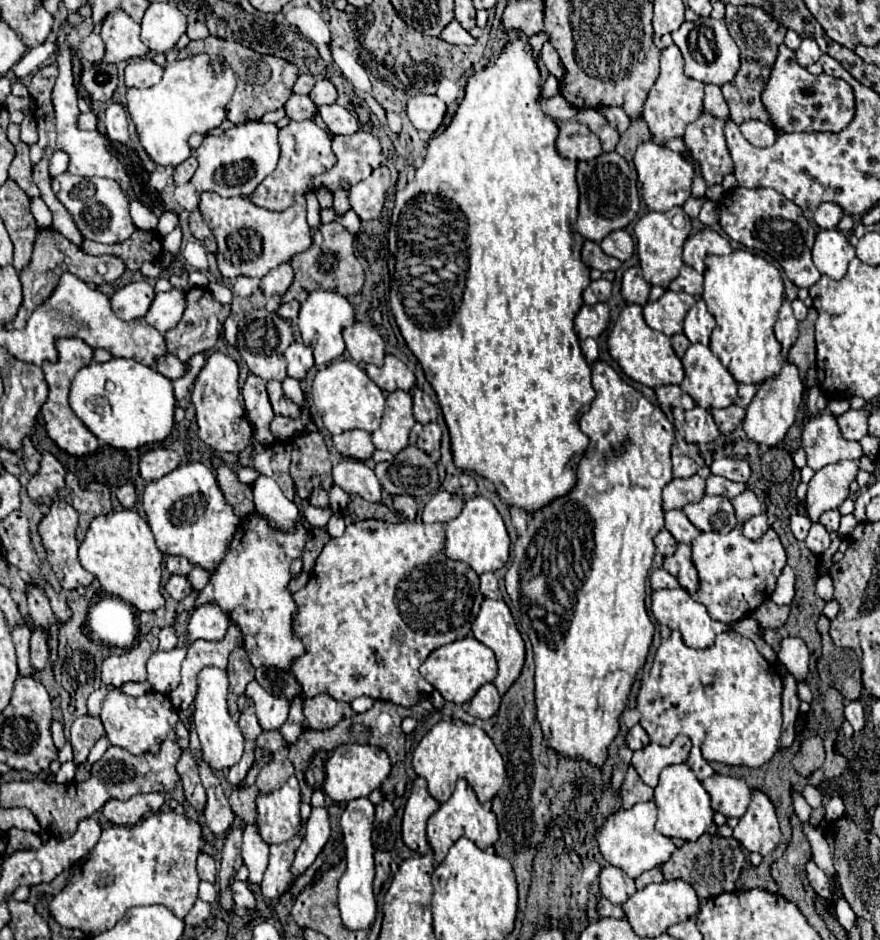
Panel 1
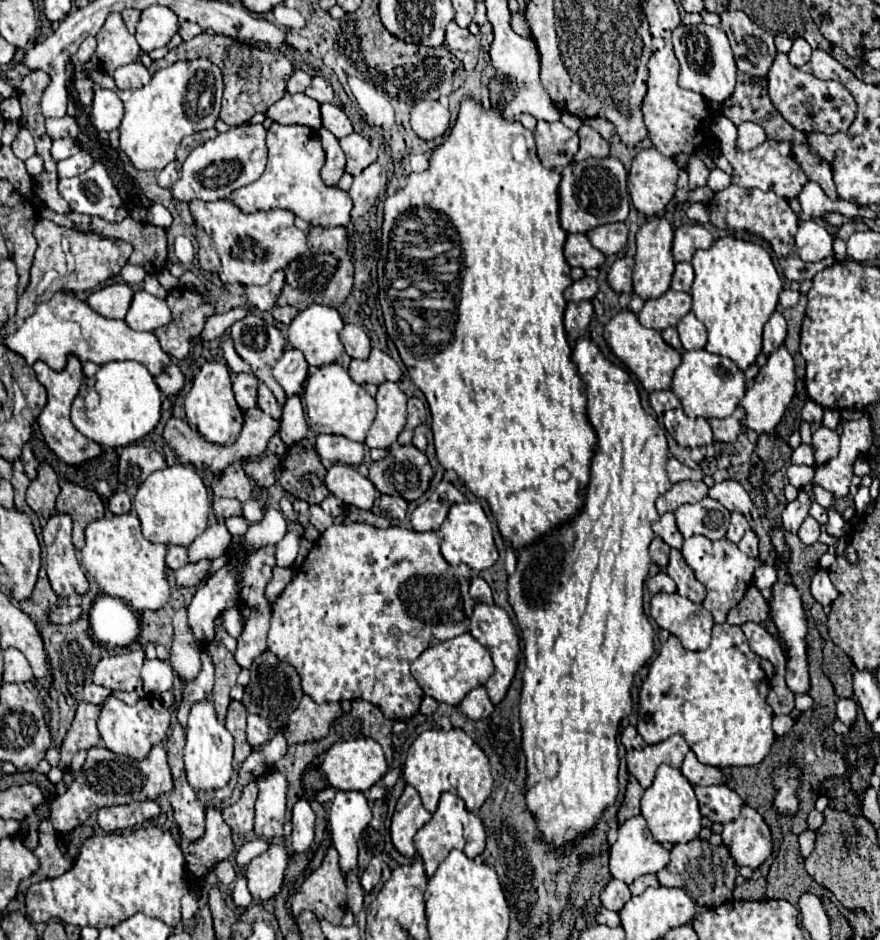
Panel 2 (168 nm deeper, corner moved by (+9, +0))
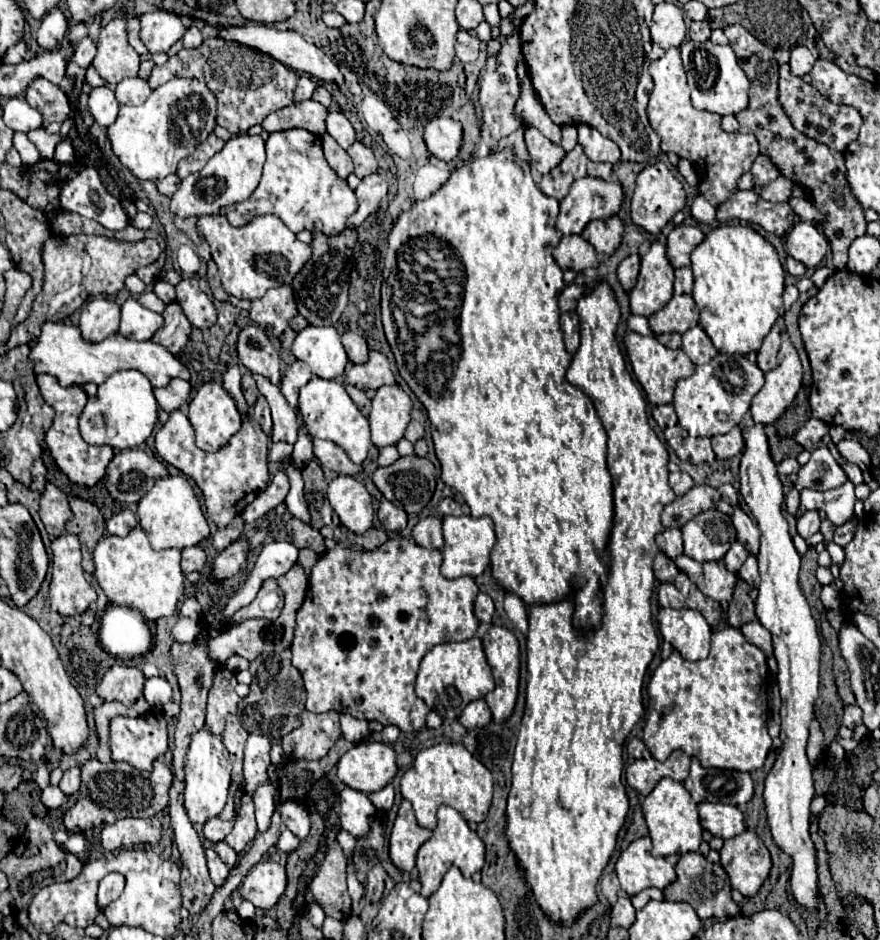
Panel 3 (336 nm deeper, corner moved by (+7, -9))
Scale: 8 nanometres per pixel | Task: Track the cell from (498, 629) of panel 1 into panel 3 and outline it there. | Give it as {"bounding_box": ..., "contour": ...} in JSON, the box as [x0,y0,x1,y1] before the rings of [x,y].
{"bounding_box":[482,627,520,723],"contour":[[[490,627],[482,639],[488,665],[496,681],[496,689],[484,699],[492,711],[494,723],[504,723],[516,705],[518,681],[520,681],[520,649],[516,637],[506,627]]]}

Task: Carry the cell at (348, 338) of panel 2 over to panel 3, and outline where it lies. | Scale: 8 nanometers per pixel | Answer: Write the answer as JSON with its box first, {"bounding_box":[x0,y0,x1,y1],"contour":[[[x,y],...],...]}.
{"bounding_box":[342,331,368,363],"contour":[[[344,331],[342,333],[342,345],[348,353],[348,359],[352,363],[364,363],[368,361],[368,345],[364,341],[364,337],[352,333],[352,331]]]}

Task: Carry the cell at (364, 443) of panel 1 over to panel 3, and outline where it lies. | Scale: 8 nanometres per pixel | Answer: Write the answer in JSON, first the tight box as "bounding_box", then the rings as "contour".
{"bounding_box":[312,439,364,475],"contour":[[[312,439],[312,445],[314,445],[314,455],[324,469],[344,475],[358,475],[364,469],[364,465],[352,465],[352,461],[348,461],[348,455],[338,445],[332,445],[332,441]]]}

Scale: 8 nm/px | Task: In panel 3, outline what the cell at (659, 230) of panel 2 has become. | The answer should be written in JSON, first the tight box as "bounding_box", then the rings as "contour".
{"bounding_box":[630,241,674,317],"contour":[[[656,241],[642,257],[636,287],[630,291],[630,309],[634,315],[650,317],[672,299],[674,267],[666,259],[666,245]]]}

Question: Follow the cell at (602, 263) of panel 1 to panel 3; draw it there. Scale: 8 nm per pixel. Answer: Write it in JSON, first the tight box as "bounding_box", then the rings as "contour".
{"bounding_box":[554,235,598,271],"contour":[[[568,235],[562,237],[558,247],[554,249],[554,259],[560,269],[574,269],[574,271],[584,271],[592,269],[598,265],[596,251],[594,247],[584,241],[580,235]]]}

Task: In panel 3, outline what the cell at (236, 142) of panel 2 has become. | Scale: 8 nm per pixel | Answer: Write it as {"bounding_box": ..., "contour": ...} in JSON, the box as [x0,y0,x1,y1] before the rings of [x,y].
{"bounding_box":[170,133,266,217],"contour":[[[248,133],[234,135],[222,151],[218,151],[214,157],[208,159],[208,163],[202,171],[192,173],[186,179],[182,179],[180,189],[172,195],[170,211],[176,217],[216,215],[222,207],[248,199],[262,177],[264,161],[266,161],[264,139],[260,135],[256,135],[256,137],[252,137]]]}

